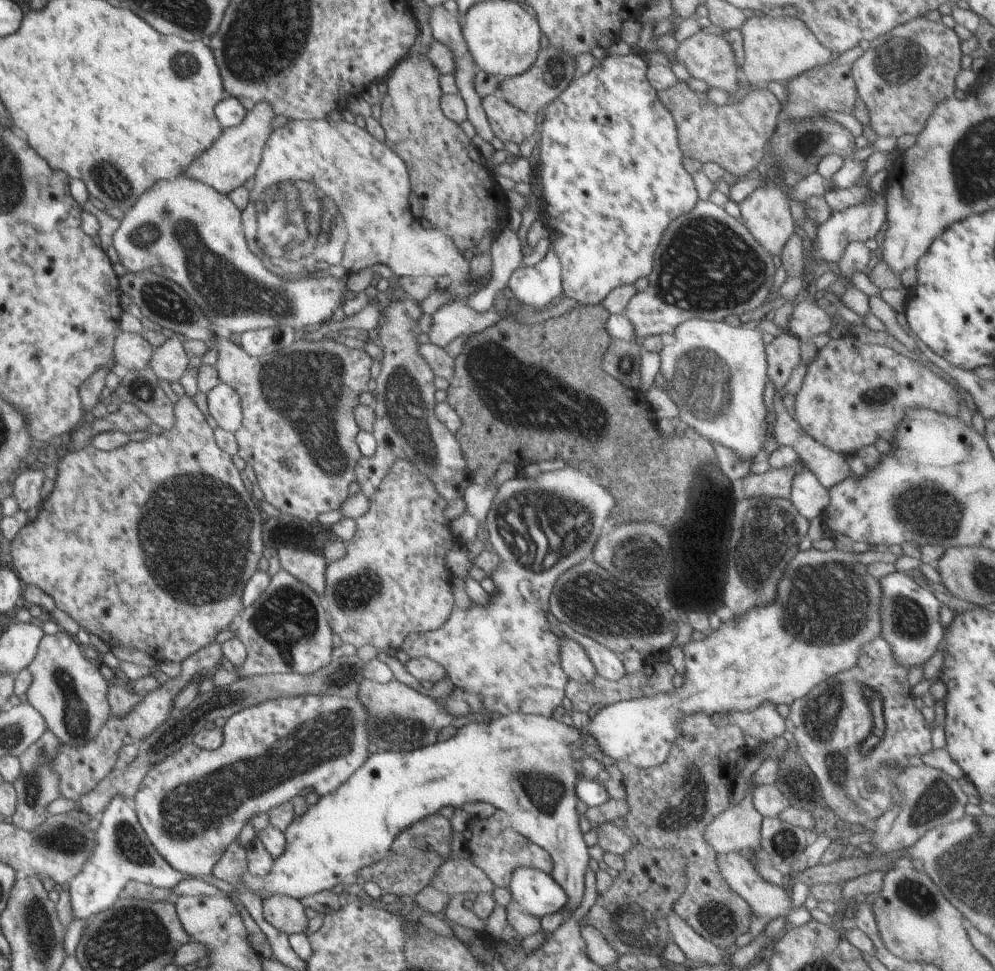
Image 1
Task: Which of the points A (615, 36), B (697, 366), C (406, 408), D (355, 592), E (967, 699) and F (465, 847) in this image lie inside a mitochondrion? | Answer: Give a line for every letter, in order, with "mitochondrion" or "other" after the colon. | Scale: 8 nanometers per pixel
A: other
B: mitochondrion
C: mitochondrion
D: mitochondrion
E: other
F: other

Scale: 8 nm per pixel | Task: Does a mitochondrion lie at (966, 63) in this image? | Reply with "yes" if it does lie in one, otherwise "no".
no

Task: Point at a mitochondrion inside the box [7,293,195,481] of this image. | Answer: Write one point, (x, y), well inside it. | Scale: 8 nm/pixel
(138, 389)

